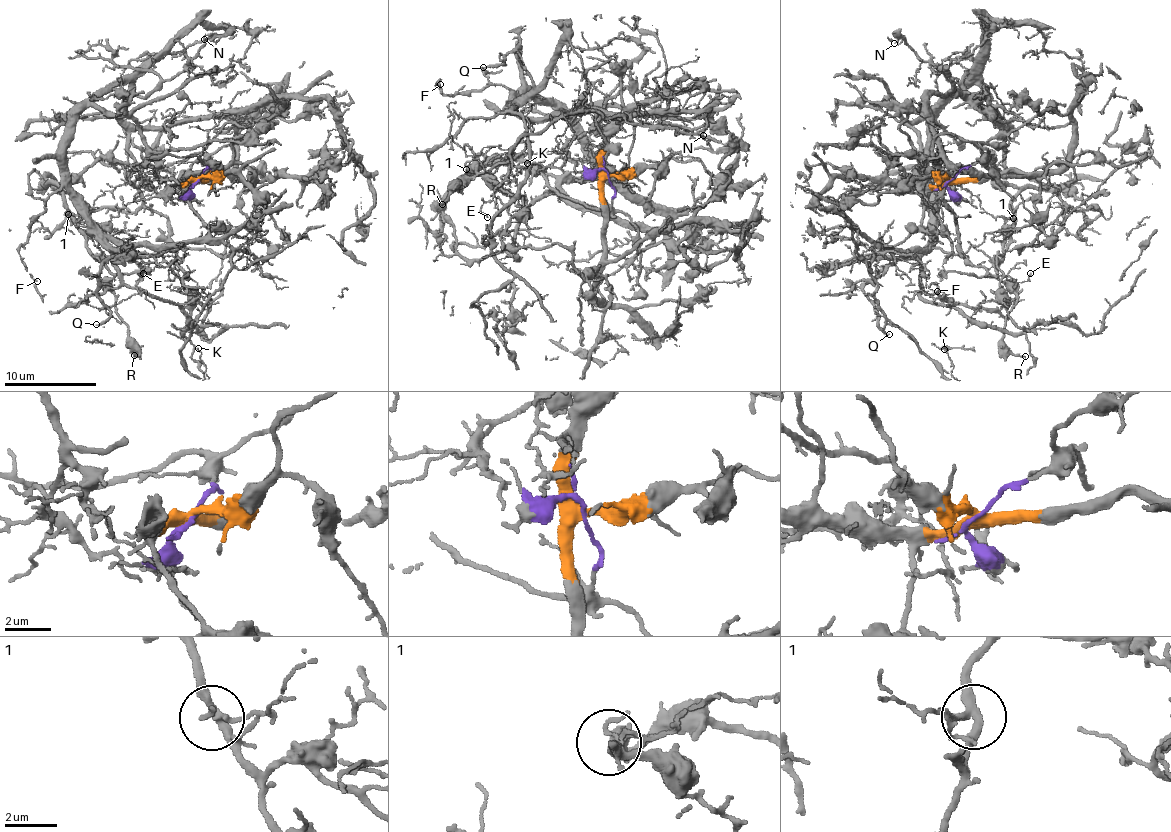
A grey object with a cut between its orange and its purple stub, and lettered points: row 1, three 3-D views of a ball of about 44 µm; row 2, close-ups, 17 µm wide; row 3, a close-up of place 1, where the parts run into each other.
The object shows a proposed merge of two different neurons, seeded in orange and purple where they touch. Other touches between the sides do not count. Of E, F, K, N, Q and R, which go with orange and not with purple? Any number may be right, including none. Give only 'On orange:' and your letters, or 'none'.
On orange: E, F, K, N, Q

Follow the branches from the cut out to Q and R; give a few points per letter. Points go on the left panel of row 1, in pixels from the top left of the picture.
Q: (198, 177), (184, 190), (208, 228), (197, 239), (107, 238), (119, 255), (97, 277), (110, 314), (95, 324)
R: (198, 177), (209, 169), (197, 154), (167, 166), (99, 159), (62, 185), (64, 208), (111, 274), (134, 356)

